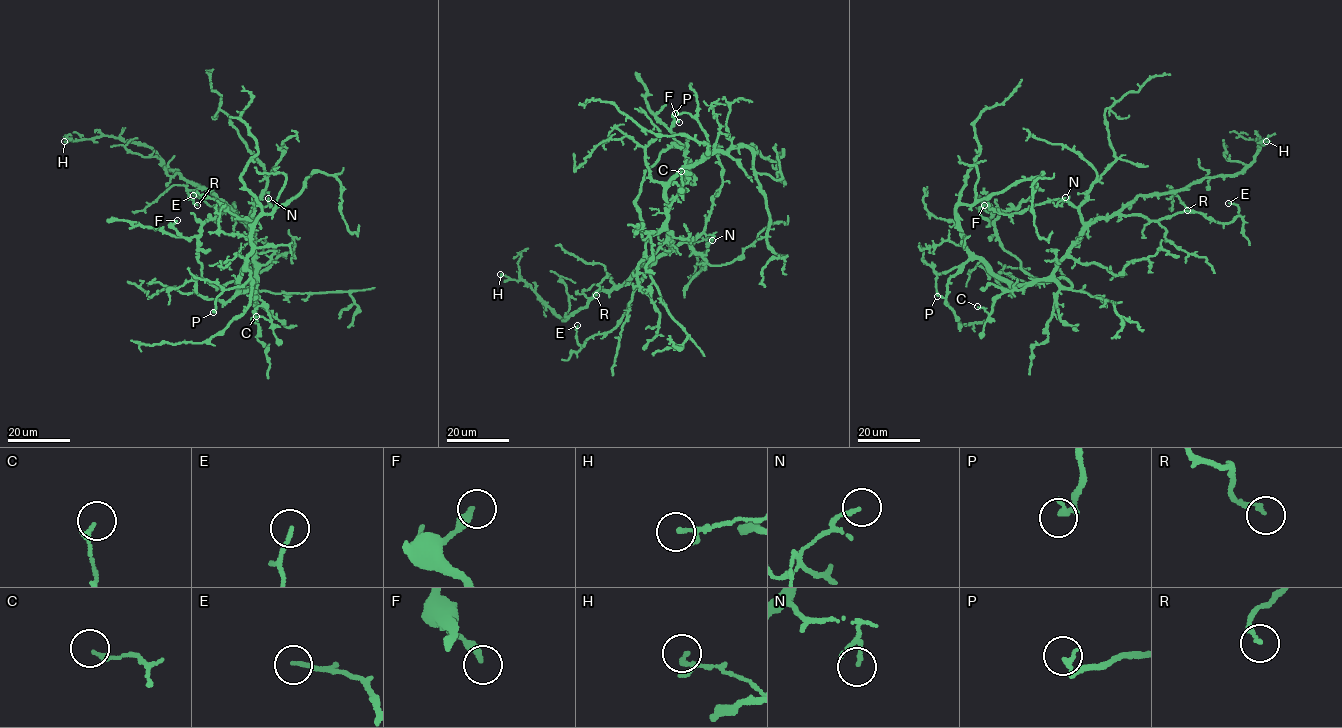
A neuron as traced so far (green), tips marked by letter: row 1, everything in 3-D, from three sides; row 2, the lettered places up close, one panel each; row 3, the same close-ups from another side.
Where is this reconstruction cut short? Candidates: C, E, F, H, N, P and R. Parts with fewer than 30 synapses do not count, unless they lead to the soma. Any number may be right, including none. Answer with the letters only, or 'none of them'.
none of them

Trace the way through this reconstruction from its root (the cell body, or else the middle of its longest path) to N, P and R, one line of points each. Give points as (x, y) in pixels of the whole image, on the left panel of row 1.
N: (255, 272), (251, 211), (257, 202), (266, 207), (268, 198)
P: (255, 272), (257, 281), (240, 292), (243, 269), (249, 270), (250, 278), (217, 296), (213, 312)
R: (255, 272), (248, 224), (237, 218), (225, 203), (206, 188), (188, 190), (188, 197), (197, 205)

